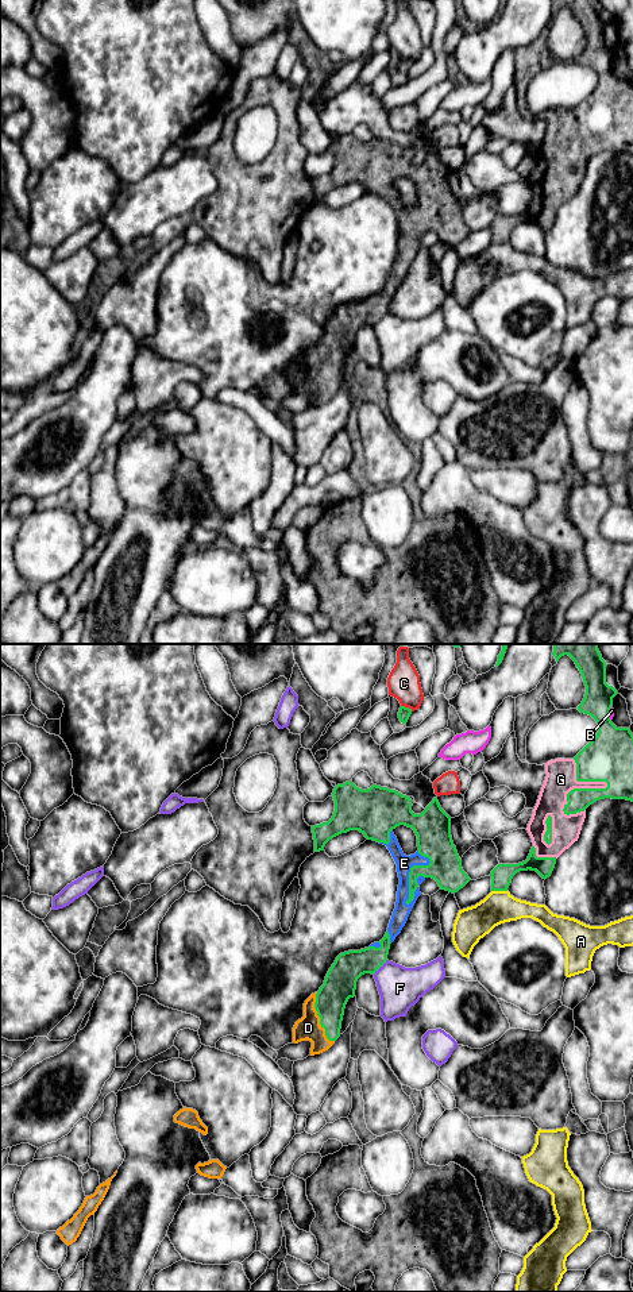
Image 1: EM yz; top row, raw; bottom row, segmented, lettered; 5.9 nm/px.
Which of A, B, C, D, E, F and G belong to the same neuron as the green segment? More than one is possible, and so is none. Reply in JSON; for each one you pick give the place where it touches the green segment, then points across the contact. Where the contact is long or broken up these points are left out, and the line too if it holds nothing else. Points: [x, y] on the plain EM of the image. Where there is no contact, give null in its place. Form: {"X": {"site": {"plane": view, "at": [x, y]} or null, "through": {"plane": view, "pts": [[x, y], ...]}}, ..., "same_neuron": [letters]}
{"D": {"site": {"plane": "yz", "at": [320, 370]}, "through": {"plane": "yz", "pts": [[339, 338], [320, 370], [308, 380]]}}, "E": {"site": {"plane": "yz", "at": [410, 223]}}, "G": {"site": {"plane": "yz", "at": [602, 141]}}, "same_neuron": ["D", "E", "G"]}

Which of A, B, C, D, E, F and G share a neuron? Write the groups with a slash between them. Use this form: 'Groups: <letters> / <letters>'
Groups: A / B / C / D E G / F

